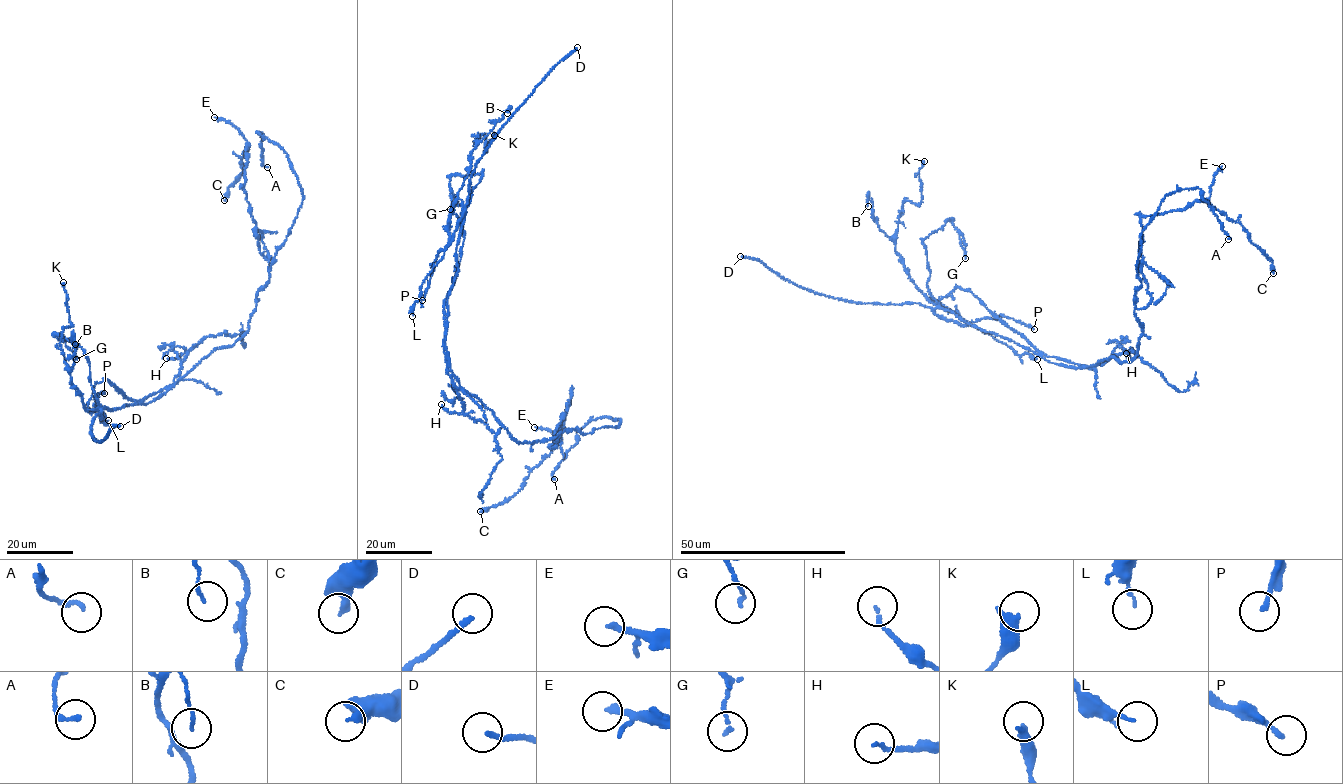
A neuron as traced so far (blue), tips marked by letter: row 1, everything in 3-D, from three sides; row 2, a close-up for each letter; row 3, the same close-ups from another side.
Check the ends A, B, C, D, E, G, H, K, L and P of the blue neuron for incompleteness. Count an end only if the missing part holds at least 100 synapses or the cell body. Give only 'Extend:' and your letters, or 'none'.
Extend: D

